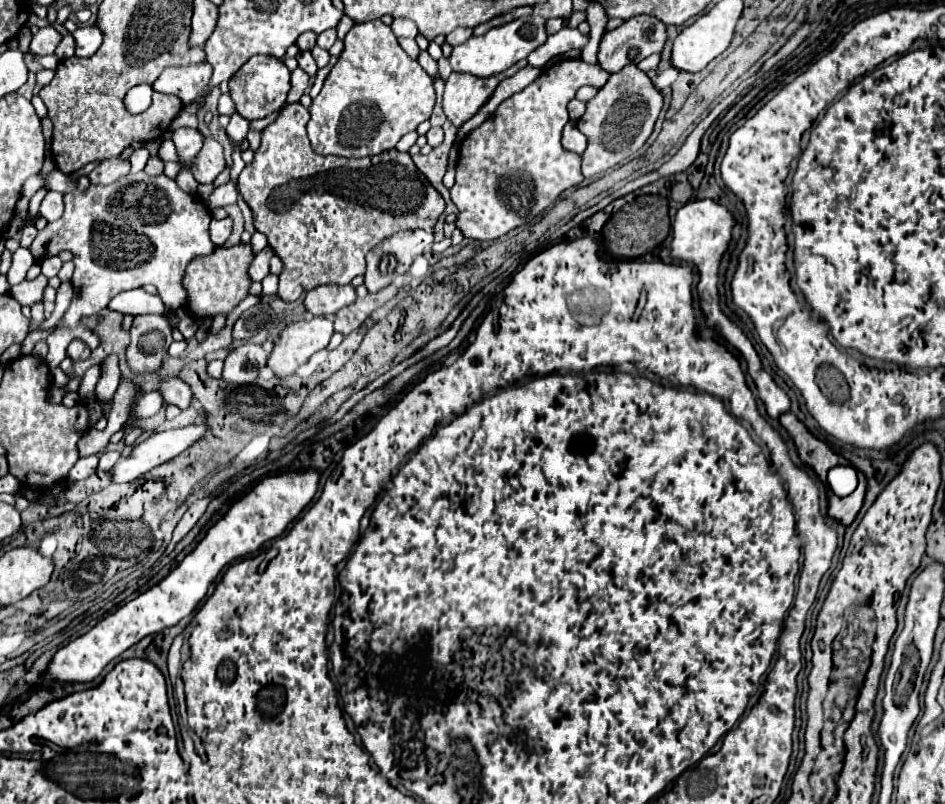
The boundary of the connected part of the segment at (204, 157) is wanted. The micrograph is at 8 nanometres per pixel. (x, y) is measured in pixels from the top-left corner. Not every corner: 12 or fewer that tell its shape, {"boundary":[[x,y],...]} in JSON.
{"boundary":[[213,138],[193,164],[199,184],[211,184],[225,168],[223,148]]}

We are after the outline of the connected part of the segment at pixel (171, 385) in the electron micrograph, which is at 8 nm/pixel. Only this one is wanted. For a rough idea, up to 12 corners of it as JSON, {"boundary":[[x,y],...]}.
{"boundary":[[171,378],[161,386],[167,404],[187,410],[193,400],[189,386]]}

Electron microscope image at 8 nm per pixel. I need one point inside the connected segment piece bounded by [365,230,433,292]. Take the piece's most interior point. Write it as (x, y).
(391, 258)

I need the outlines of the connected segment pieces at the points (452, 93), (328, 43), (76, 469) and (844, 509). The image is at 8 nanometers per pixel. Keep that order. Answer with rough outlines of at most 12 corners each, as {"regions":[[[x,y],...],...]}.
{"regions":[[[453,72],[445,84],[443,112],[459,128],[489,100],[501,80]],[[337,28],[317,36],[317,46],[329,50],[337,40]],[[97,454],[79,458],[69,480],[85,480],[95,472]],[[867,484],[853,494],[829,498],[829,516],[851,526],[861,510]]]}

